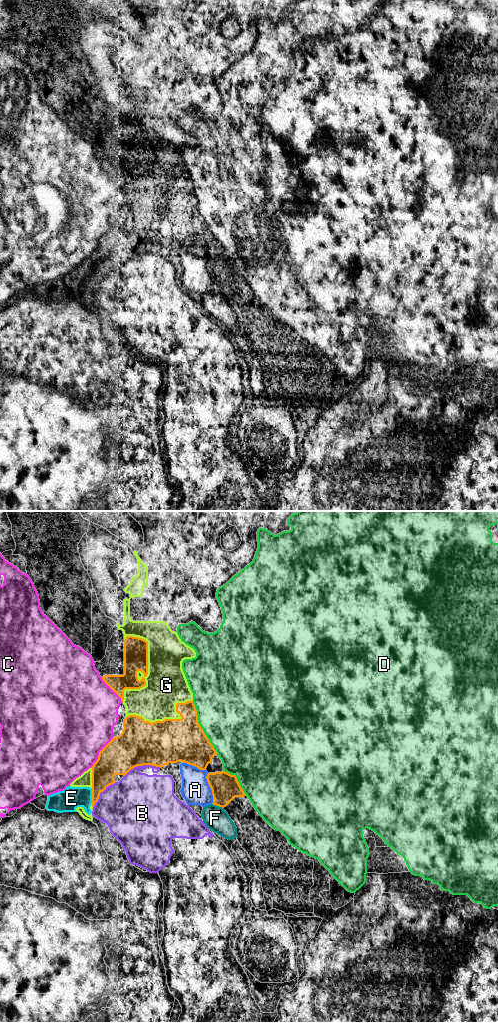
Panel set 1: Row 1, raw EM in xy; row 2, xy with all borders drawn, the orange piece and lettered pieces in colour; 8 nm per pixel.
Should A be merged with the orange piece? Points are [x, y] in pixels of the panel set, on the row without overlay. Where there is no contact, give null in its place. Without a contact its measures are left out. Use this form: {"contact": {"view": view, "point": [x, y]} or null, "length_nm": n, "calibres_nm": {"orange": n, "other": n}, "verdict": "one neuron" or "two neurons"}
{"contact": {"view": "xy", "point": [210, 275]}, "length_nm": 260, "calibres_nm": {"orange": 220, "other": 220}, "verdict": "two neurons"}

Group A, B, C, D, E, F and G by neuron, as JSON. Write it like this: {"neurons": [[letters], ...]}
{"neurons": [["A"], ["B"], ["C"], ["D"], ["E", "G"], ["F"]]}

